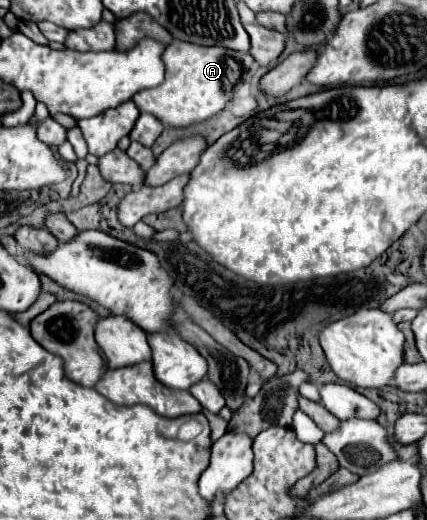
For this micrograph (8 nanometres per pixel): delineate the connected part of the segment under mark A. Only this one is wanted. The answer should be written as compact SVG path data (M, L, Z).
M174 40L162 54L166 78L160 86L138 92L132 100L140 112L156 116L162 124L174 128L192 126L220 114L234 98L236 86L242 82L244 72L252 66L252 56L222 46L196 46Z

